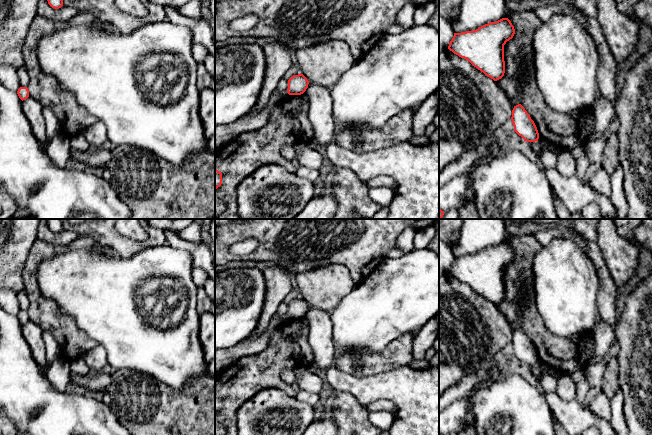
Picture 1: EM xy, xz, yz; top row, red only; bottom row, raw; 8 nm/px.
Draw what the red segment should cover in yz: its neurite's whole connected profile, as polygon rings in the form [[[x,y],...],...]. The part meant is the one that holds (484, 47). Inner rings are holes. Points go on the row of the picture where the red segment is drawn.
[[[502,18],[473,31],[454,33],[448,49],[497,81],[505,73],[504,45],[514,34],[511,21]]]

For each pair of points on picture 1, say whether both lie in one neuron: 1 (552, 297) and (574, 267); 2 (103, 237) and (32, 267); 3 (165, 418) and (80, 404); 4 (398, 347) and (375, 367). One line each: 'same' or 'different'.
1: same
2: different
3: different
4: same

